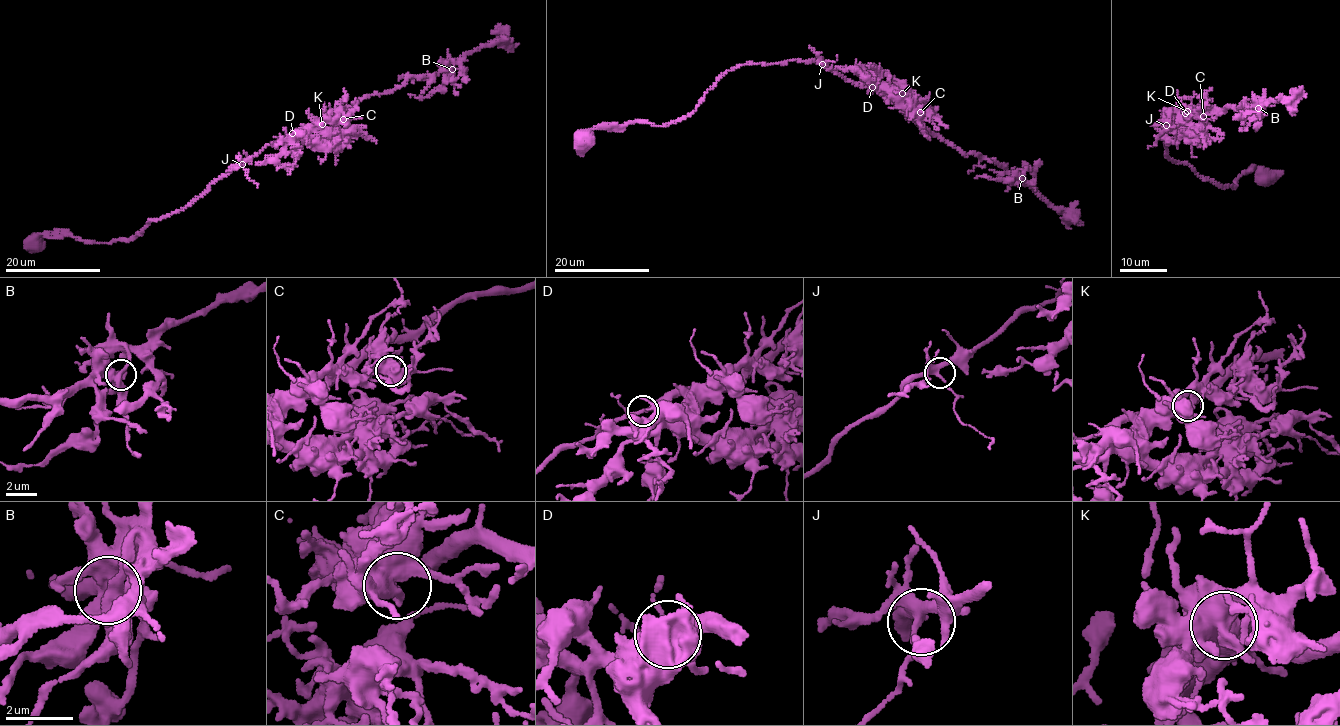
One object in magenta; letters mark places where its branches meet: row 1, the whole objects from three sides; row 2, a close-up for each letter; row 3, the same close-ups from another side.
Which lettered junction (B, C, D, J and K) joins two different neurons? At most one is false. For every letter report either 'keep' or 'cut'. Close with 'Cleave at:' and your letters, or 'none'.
B: keep
C: keep
D: keep
J: keep
K: keep
Cleave at: none

